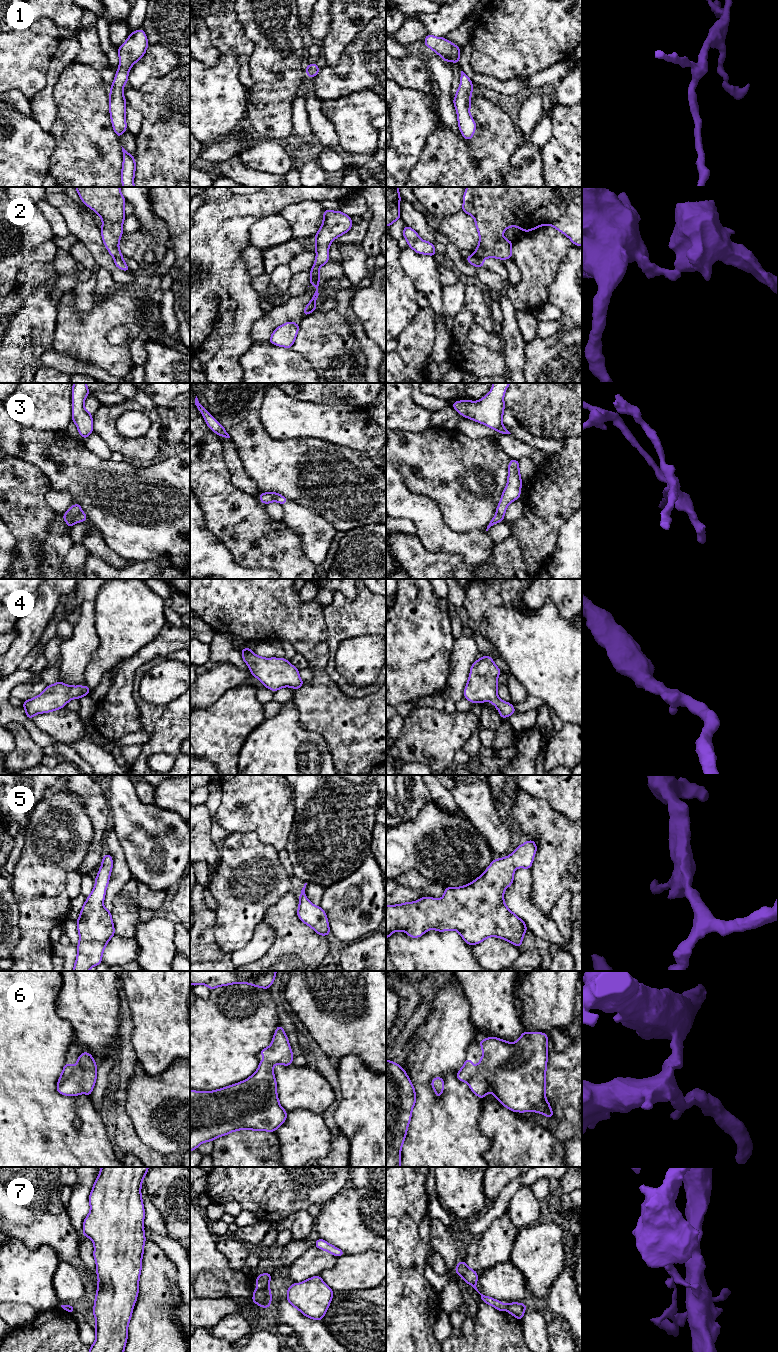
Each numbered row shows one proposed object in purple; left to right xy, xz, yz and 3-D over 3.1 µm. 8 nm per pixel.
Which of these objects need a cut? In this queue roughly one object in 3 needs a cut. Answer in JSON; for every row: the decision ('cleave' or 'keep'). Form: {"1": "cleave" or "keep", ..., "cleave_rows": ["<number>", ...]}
{"1": "keep", "2": "cleave", "3": "cleave", "4": "keep", "5": "keep", "6": "keep", "7": "cleave", "cleave_rows": ["2", "3", "7"]}

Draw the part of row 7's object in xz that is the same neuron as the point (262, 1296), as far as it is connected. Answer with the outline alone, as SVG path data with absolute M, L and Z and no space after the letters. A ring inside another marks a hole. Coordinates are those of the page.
M257 1287L253 1292L252 1302L267 1309L271 1305L272 1295L270 1287Z

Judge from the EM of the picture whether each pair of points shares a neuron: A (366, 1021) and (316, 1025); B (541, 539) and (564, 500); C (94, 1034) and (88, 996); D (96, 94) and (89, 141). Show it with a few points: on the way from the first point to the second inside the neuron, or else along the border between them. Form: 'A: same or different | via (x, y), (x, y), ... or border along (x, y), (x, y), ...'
A: same | via (354, 1022), (346, 1025), (328, 1025)
B: same | via (542, 529), (548, 523), (548, 516), (554, 510)
C: same | via (91, 1025), (91, 1005)
D: same | via (89, 106), (89, 129)

